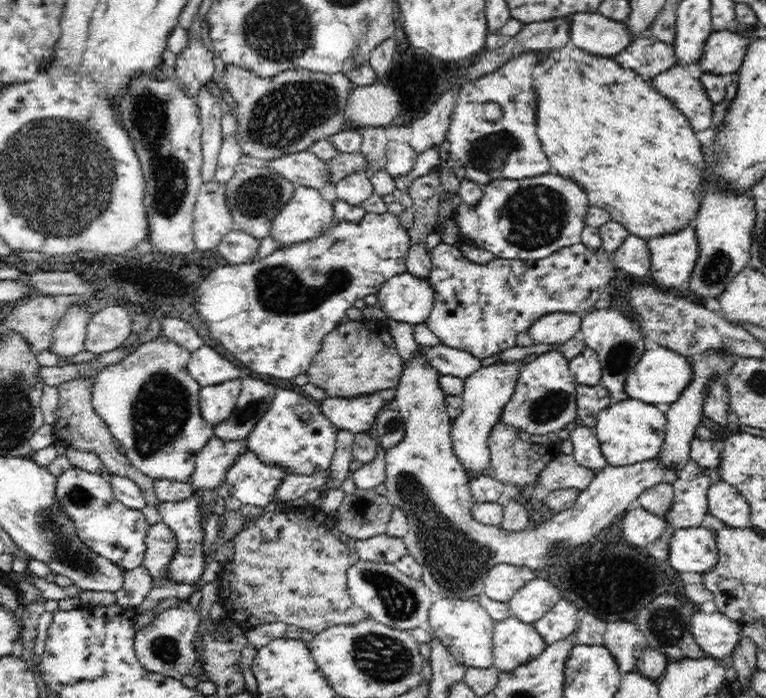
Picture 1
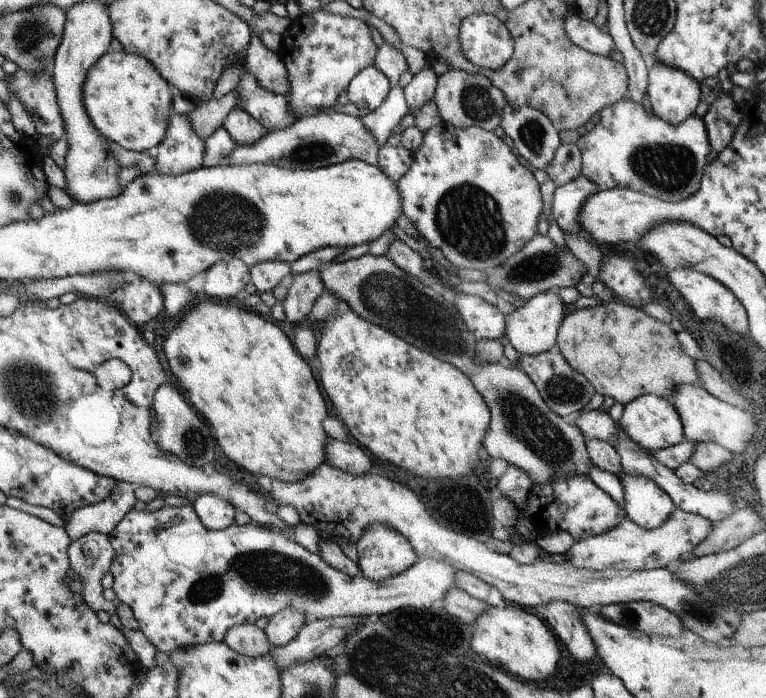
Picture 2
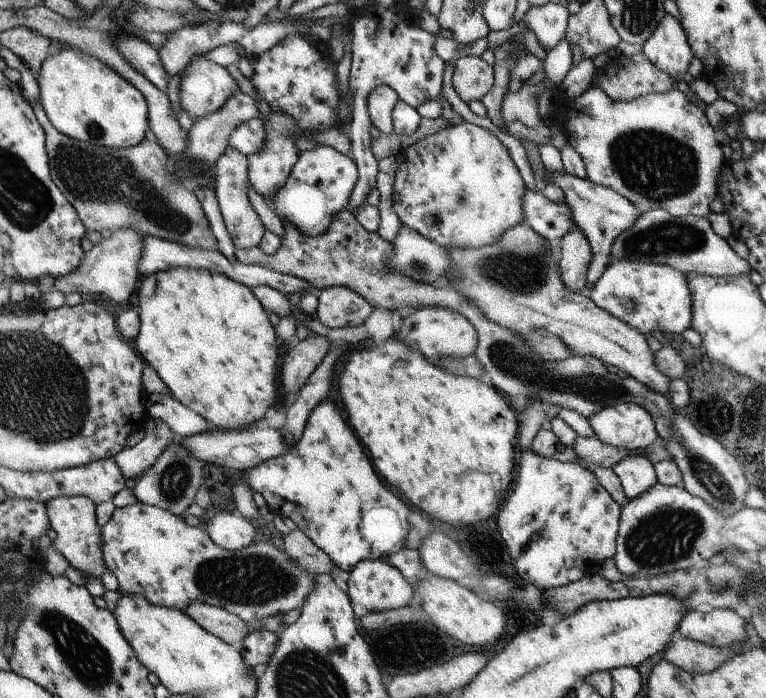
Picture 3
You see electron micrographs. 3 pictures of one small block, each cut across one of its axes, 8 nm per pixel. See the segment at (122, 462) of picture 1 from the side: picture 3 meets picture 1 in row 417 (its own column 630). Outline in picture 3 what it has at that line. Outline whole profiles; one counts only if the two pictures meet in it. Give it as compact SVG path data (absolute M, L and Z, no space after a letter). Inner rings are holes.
M637 53L618 60L613 59L603 70L597 70L591 80L614 101L630 102L645 94L664 94L676 88L668 73Z

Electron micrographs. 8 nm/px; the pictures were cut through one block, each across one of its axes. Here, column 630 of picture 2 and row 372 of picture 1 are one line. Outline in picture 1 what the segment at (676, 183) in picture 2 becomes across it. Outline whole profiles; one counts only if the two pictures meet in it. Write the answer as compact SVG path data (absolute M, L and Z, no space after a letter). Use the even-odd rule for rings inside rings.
M160 336L140 344L126 358L110 364L93 377L92 404L98 416L108 425L113 441L126 450L126 459L151 479L168 479L176 482L189 481L201 448L215 436L214 426L206 423L198 404L201 389L190 375L187 364L191 352L168 337Z

